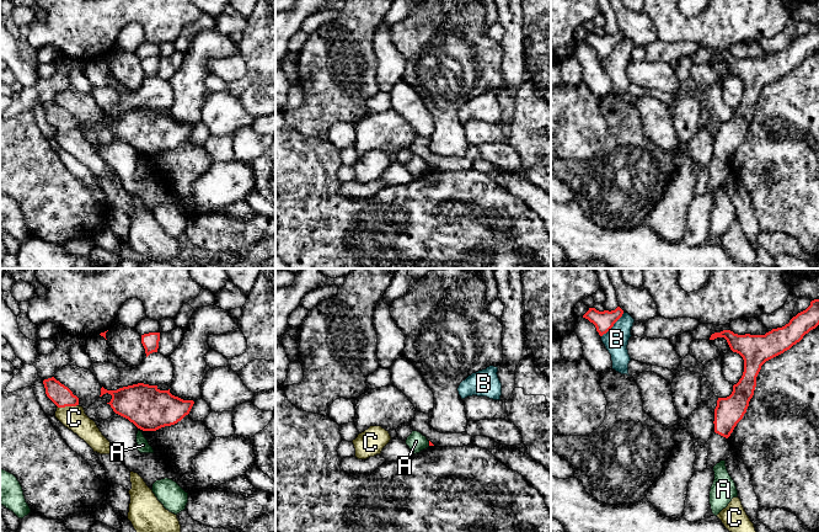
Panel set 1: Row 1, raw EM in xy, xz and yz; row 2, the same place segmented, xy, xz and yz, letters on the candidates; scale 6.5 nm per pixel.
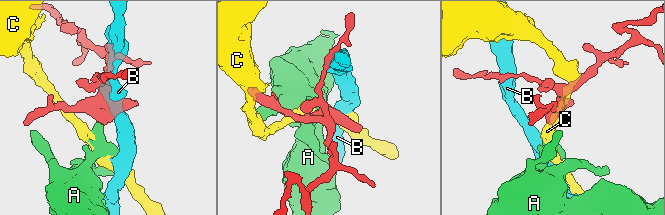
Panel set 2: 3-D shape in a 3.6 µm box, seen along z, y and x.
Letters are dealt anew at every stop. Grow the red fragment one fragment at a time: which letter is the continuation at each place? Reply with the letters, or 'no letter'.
no letter

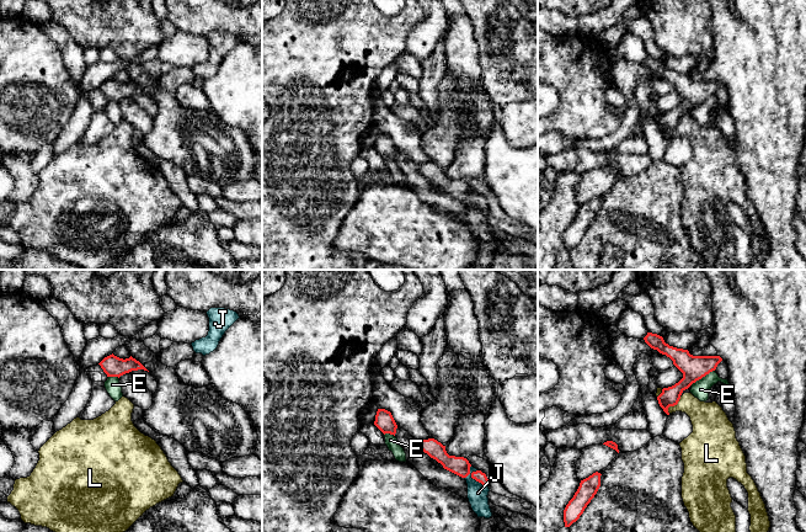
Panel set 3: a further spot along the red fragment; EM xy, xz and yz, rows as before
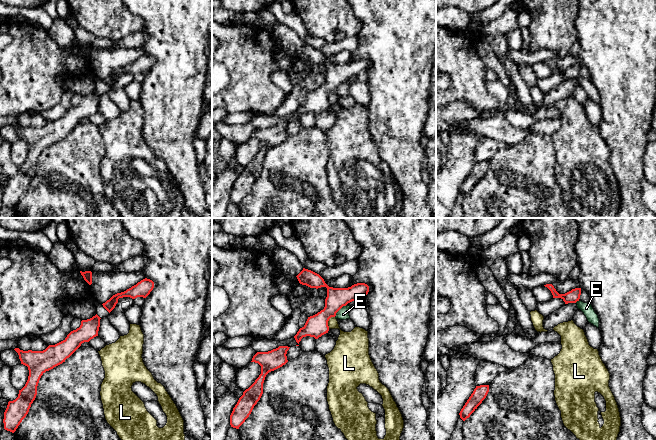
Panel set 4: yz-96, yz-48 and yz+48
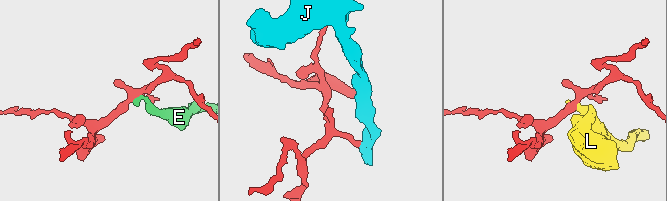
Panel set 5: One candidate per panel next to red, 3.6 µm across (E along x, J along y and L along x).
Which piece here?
no letter

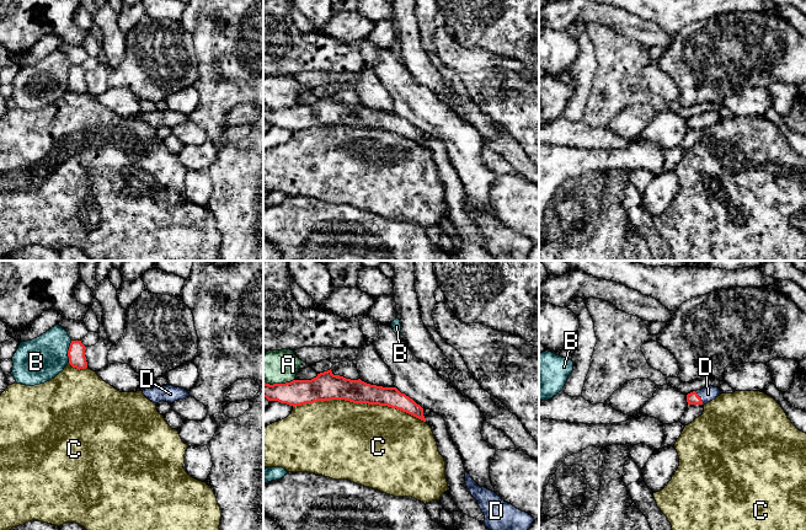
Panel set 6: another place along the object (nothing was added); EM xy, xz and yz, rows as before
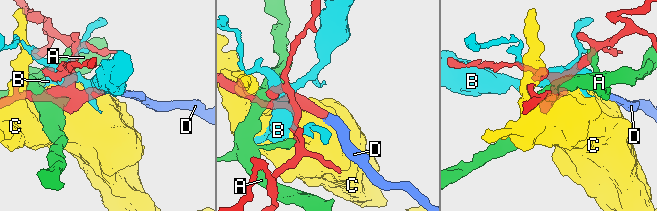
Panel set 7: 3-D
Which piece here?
D

